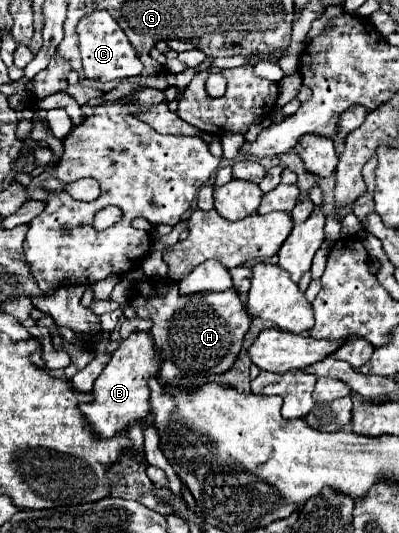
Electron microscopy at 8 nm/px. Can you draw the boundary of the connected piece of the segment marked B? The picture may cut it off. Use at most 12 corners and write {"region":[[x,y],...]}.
{"region":[[149,333],[121,341],[79,409],[99,437],[149,415],[161,353]]}

